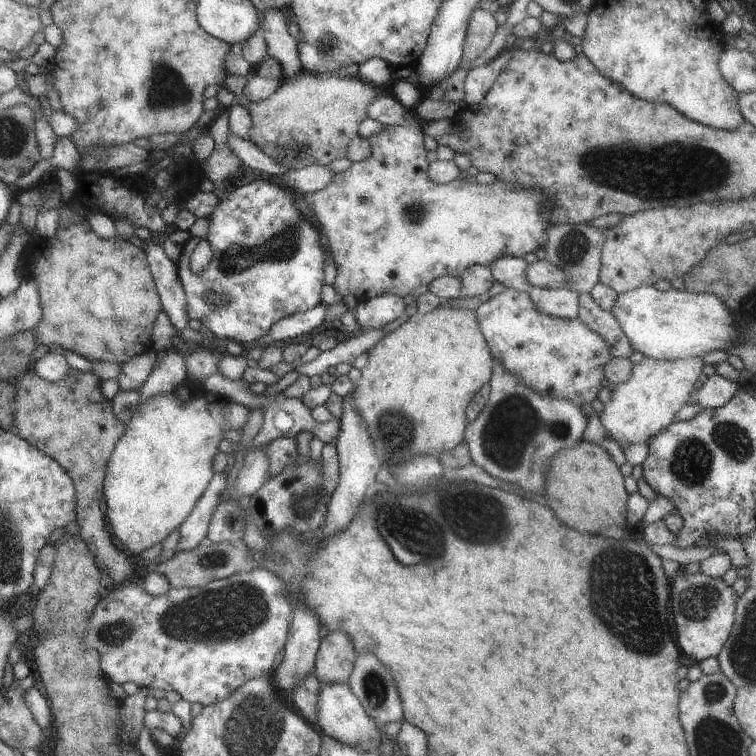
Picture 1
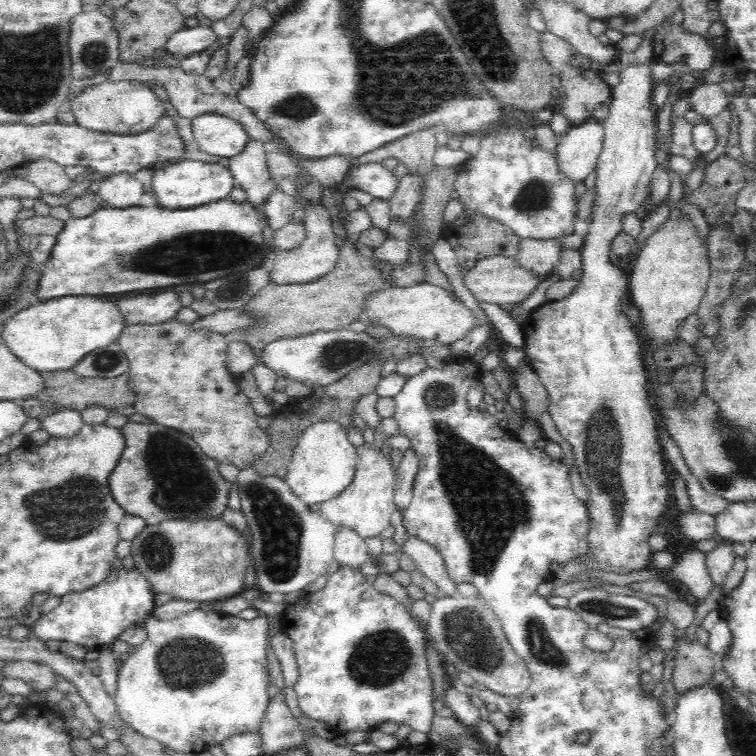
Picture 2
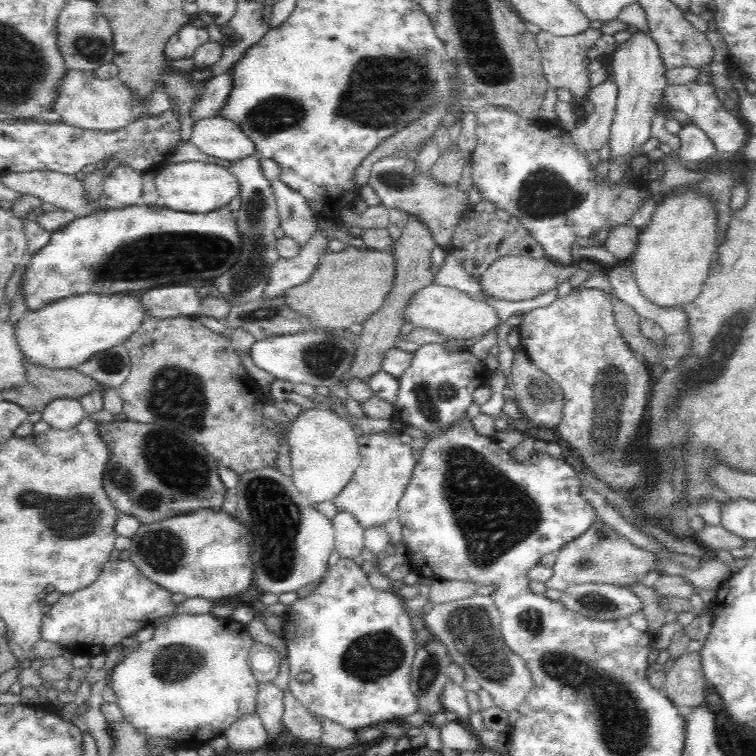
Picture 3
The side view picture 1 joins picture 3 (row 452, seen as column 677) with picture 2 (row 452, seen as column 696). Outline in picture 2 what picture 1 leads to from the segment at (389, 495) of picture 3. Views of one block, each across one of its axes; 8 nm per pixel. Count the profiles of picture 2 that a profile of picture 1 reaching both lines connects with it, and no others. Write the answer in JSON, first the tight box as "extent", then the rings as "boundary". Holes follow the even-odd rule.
{"extent":[318,443,396,540],"boundary":[[[365,443],[357,449],[357,464],[355,466],[354,480],[350,483],[348,488],[345,488],[336,498],[320,503],[318,506],[318,513],[320,516],[328,520],[330,524],[334,525],[336,533],[341,528],[352,529],[358,533],[360,538],[366,540],[367,538],[380,537],[382,530],[388,528],[390,523],[390,514],[395,507],[394,502],[394,478],[396,475],[390,463],[390,454],[376,444],[368,445]]]}

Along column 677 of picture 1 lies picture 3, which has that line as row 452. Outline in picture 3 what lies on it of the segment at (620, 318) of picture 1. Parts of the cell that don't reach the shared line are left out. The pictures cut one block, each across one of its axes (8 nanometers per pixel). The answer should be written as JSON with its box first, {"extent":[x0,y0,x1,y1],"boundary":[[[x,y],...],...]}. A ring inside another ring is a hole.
{"extent":[288,408,359,505],"boundary":[[[328,408],[302,410],[298,419],[291,424],[288,436],[290,445],[291,479],[300,496],[311,505],[334,500],[335,496],[352,480],[359,465],[359,436],[353,426],[339,418]]]}

